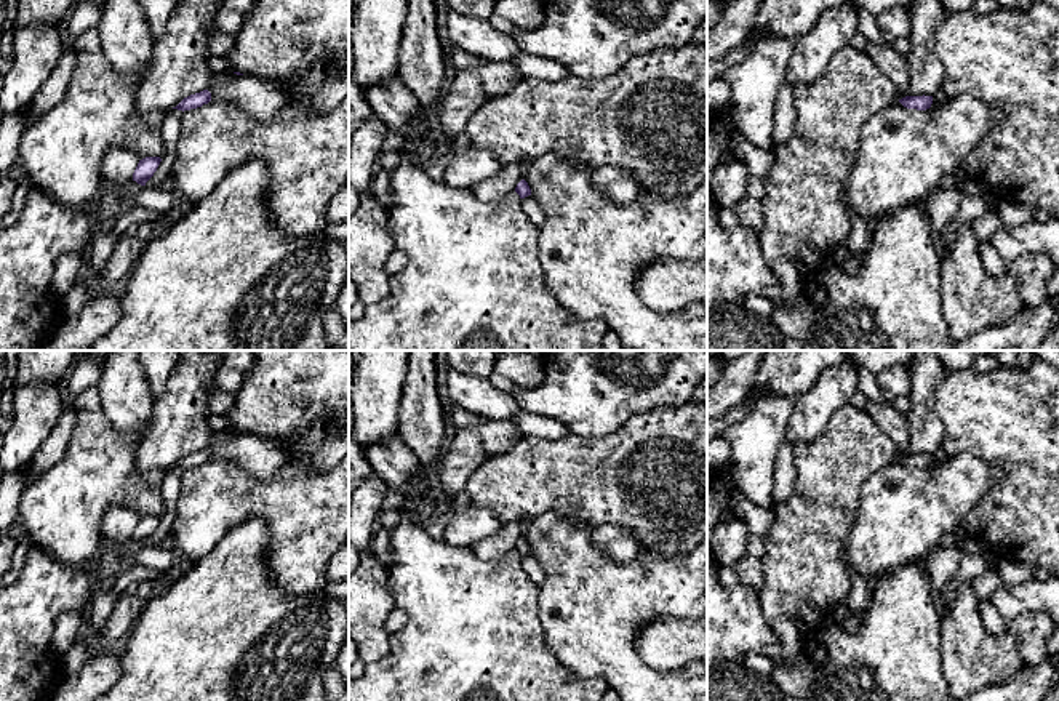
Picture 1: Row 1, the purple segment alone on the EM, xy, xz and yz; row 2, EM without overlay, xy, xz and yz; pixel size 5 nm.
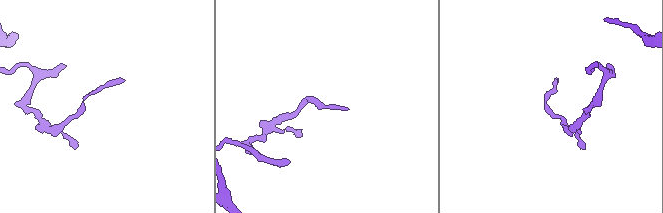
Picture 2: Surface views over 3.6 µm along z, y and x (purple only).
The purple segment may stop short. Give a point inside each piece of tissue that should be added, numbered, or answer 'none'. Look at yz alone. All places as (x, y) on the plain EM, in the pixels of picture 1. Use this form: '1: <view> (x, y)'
1: yz (903, 512)

